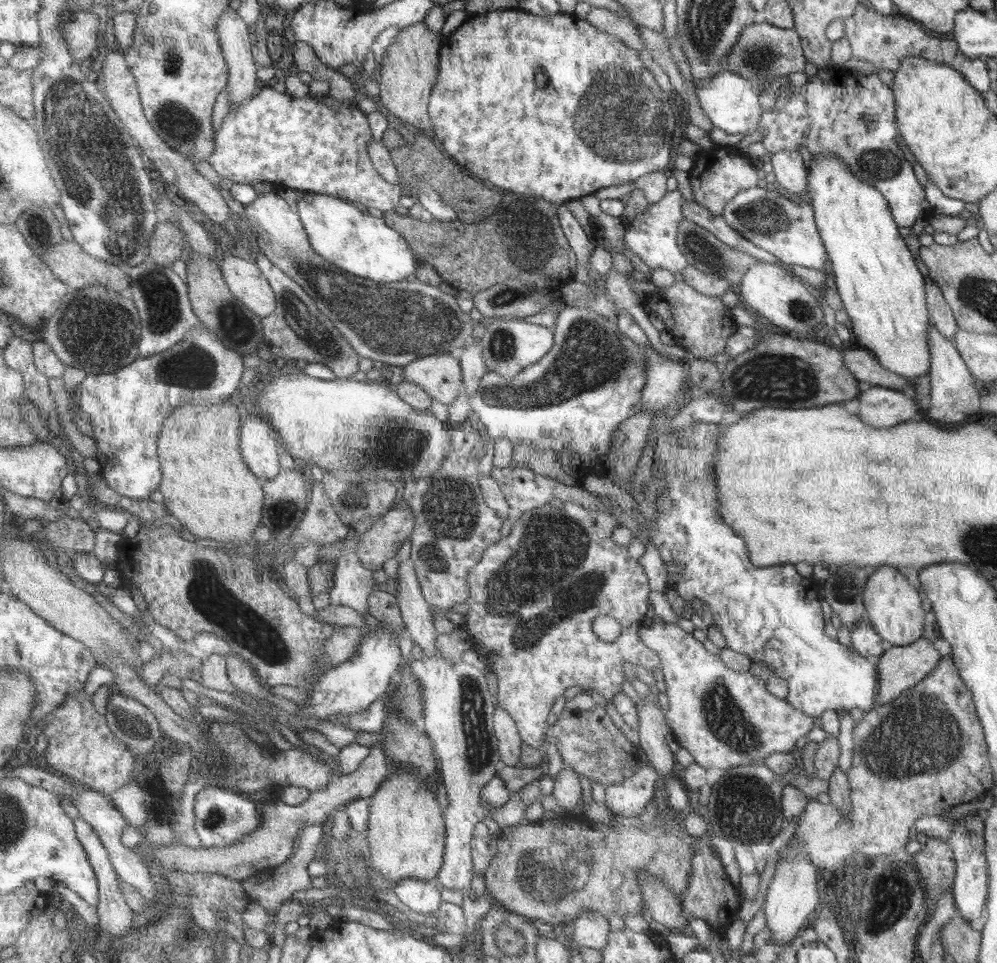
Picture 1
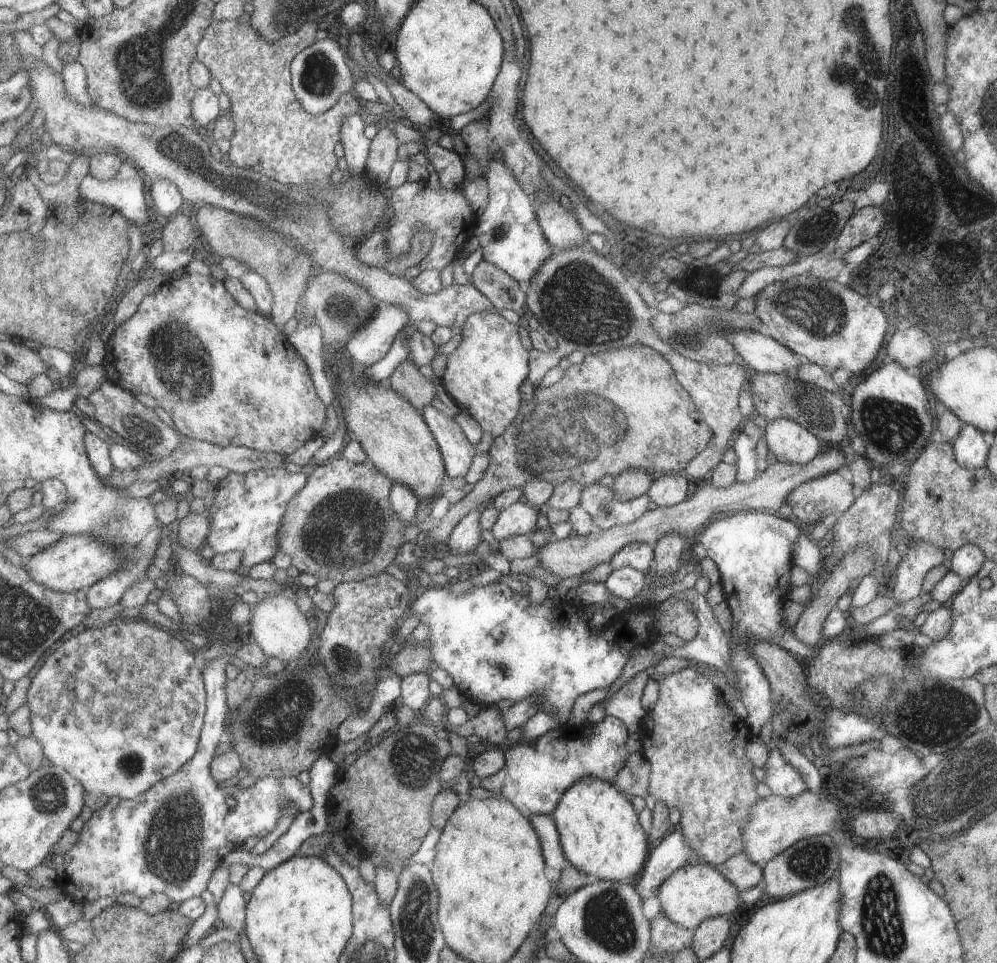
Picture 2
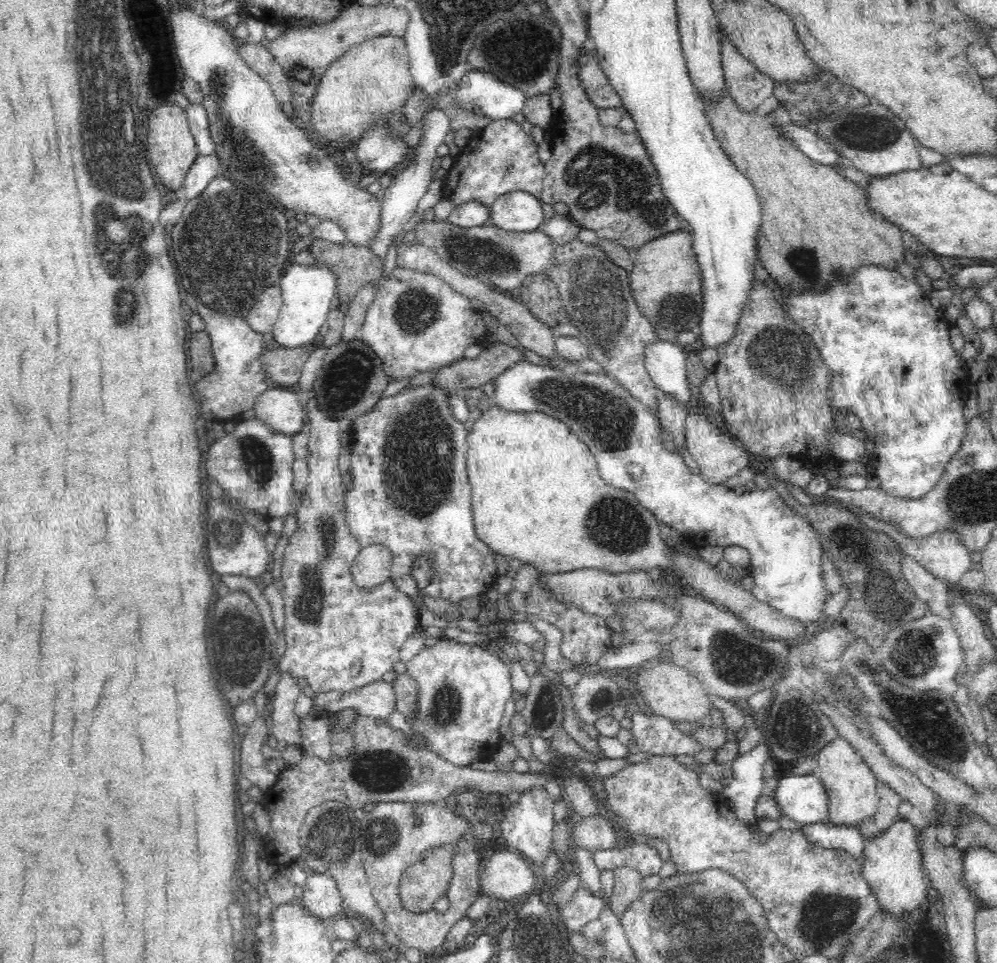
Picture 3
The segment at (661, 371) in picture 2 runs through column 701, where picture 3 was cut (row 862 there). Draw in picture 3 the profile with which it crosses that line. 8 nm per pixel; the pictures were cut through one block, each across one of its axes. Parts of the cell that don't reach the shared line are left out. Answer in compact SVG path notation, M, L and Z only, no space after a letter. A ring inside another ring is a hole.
M454 842L434 844L432 848L422 852L418 862L408 864L406 870L402 872L400 880L398 880L400 908L404 908L406 912L414 912L414 914L428 914L440 898L446 898L448 890L450 890L450 882L454 878L454 866L452 864L454 864L456 854L458 854L458 850L456 850Z

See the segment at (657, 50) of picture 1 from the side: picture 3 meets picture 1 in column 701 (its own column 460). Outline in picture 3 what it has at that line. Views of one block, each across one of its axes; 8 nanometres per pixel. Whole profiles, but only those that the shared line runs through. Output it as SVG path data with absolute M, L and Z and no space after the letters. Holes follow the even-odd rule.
M456 90L434 92L434 94L414 92L402 108L404 118L408 120L408 124L416 126L424 118L426 112L430 112L432 108L438 108L448 116L448 120L452 124L452 132L458 132L462 128L468 128L474 132L484 130L490 124L490 120L484 116L478 116L474 110L466 110L464 106L460 106L454 98L454 92Z

